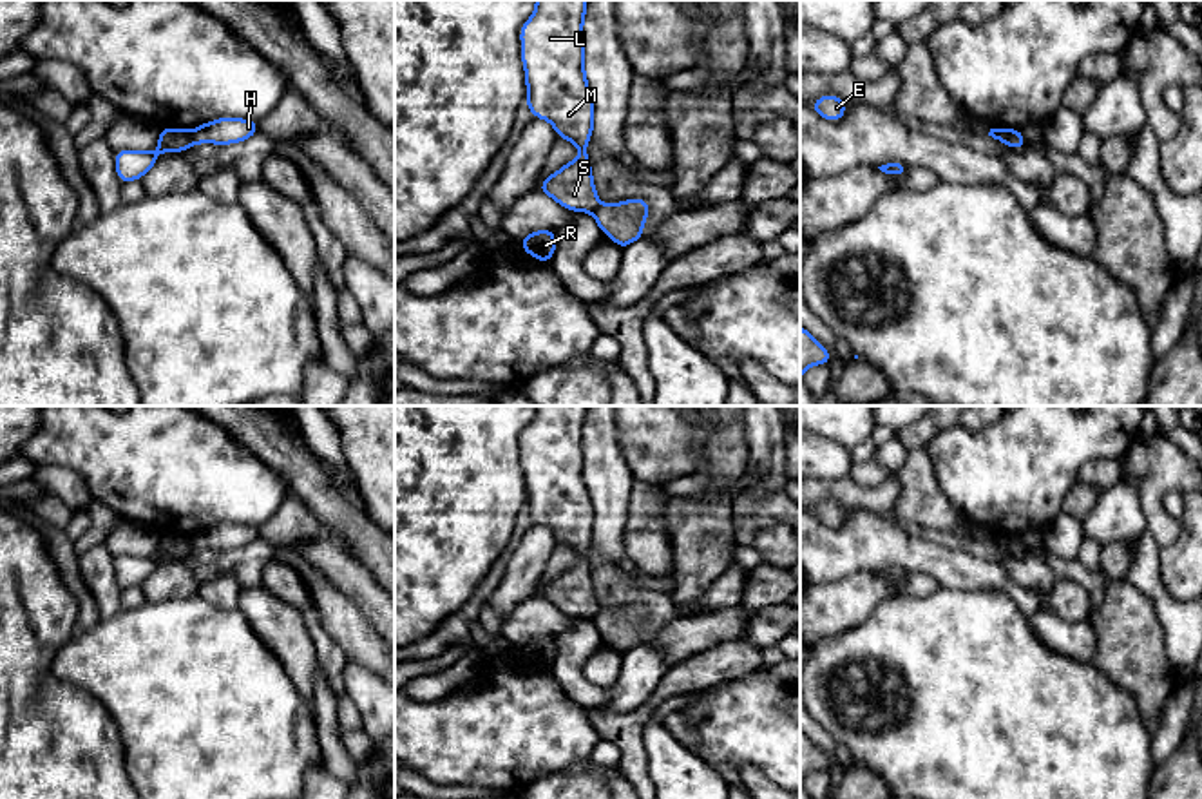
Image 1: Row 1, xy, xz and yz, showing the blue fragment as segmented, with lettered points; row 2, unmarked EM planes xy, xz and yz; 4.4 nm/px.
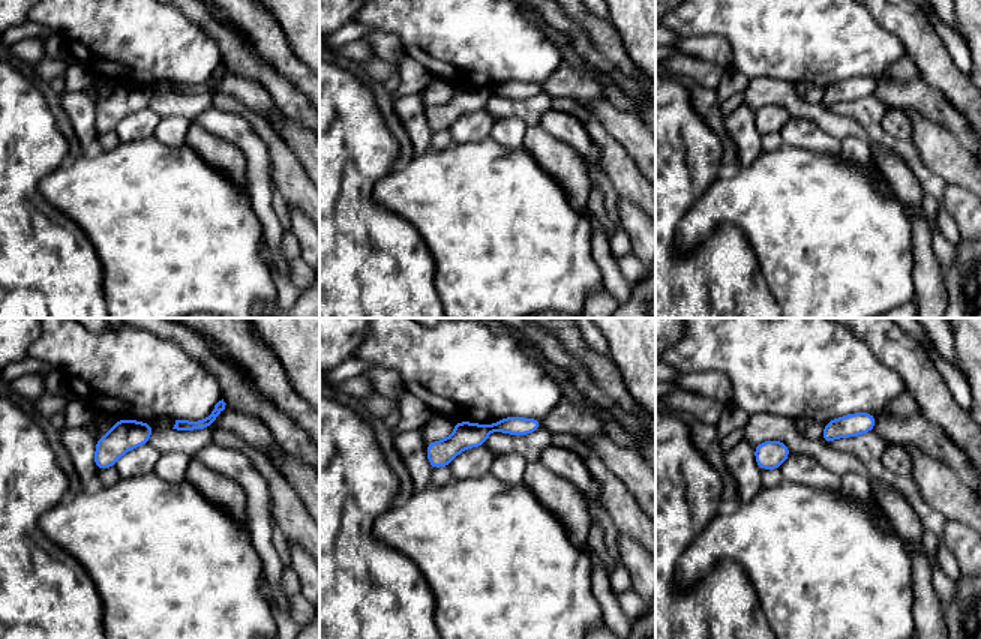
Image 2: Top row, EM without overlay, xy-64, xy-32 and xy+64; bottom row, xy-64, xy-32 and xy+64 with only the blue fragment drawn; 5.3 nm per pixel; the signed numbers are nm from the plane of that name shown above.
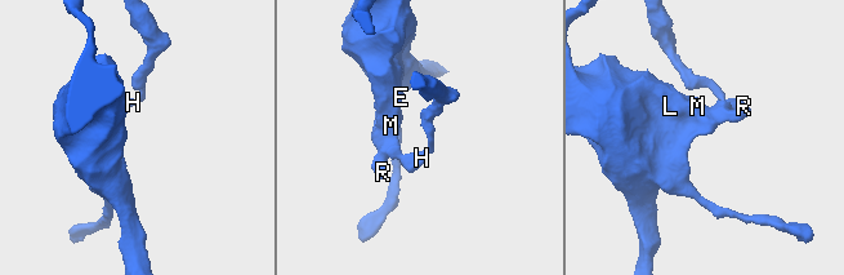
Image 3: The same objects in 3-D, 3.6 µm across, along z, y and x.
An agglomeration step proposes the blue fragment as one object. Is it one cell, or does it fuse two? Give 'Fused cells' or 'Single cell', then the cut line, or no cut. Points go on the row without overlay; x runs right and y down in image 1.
Fused cells. Split along xy (190, 537), (192, 549)

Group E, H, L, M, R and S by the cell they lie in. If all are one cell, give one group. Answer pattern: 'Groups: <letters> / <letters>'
Groups: E L M R S / H

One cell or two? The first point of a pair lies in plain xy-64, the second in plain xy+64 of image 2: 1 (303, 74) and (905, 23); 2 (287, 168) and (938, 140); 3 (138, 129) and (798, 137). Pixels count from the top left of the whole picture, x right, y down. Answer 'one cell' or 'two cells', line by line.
1: one cell
2: one cell
3: one cell

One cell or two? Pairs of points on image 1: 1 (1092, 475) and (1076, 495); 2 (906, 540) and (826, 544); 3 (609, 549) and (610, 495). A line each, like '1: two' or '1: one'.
1: one
2: one
3: one

